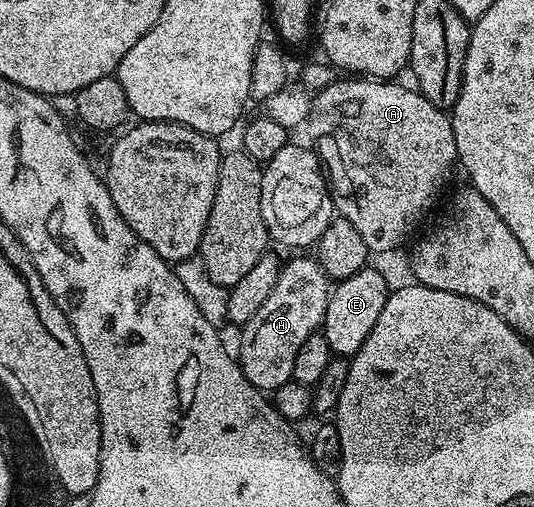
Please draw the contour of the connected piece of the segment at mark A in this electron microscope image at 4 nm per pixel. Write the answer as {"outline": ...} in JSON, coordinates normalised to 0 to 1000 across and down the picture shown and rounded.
{"outline":[[[655,150],[646,156],[650,162],[627,158],[605,178],[594,179],[586,187],[581,205],[581,231],[577,250],[588,262],[586,286],[592,290],[592,302],[601,320],[609,349],[614,353],[620,394],[625,398],[627,416],[667,458],[674,458],[674,467],[682,471],[687,495],[695,503],[723,501],[728,493],[738,493],[783,444],[790,438],[790,428],[805,414],[805,404],[813,398],[813,389],[828,375],[828,365],[835,359],[835,349],[843,343],[843,333],[854,327],[858,320],[858,302],[854,300],[854,268],[846,260],[843,243],[843,225],[830,211],[809,205],[781,176],[766,178],[760,170],[751,170],[745,158],[695,158],[684,150]]]}

